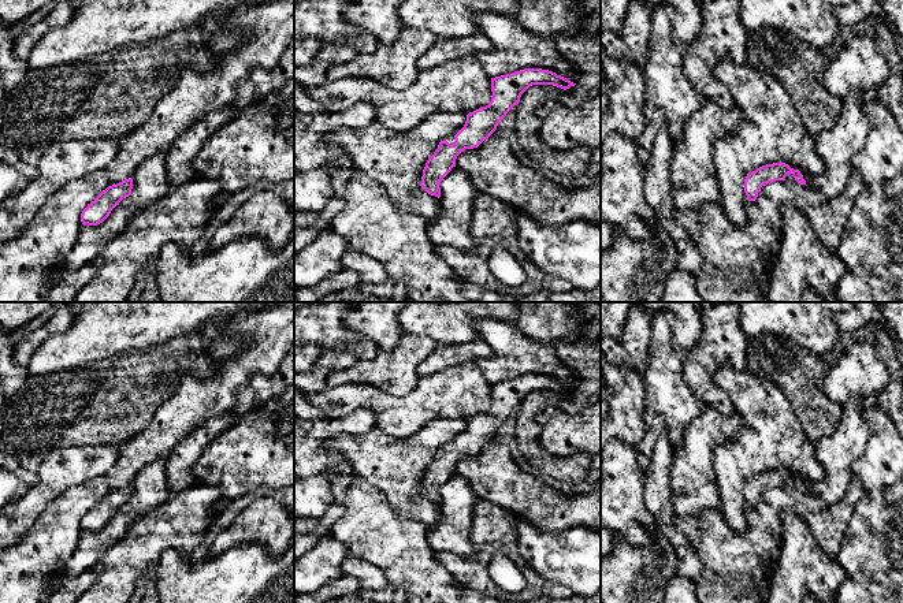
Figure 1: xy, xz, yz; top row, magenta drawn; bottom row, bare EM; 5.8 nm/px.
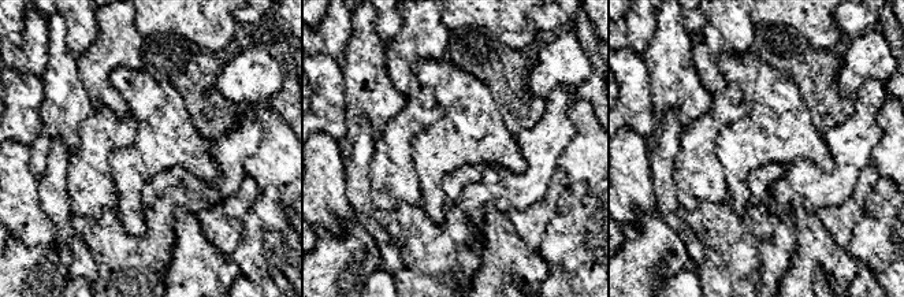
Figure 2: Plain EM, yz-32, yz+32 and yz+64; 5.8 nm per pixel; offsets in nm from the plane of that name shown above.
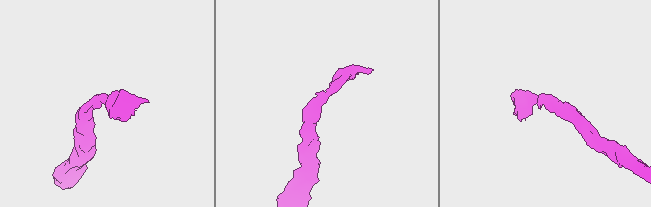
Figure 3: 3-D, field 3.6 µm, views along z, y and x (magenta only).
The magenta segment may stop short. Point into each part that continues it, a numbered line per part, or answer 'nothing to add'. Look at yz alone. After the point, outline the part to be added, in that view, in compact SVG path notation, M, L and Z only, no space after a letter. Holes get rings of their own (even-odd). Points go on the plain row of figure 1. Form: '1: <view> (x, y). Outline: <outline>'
nothing to add

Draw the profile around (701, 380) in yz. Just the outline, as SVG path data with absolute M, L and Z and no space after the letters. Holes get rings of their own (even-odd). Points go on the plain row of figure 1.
M736 304L701 308L703 332L695 347L683 358L684 376L703 407L713 406L724 416L735 412L729 395L717 387L714 373L721 366L746 369L748 338L740 325Z

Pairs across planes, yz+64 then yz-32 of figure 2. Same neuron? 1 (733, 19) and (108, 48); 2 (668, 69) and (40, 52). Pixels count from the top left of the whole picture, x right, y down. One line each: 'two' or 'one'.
1: one
2: two

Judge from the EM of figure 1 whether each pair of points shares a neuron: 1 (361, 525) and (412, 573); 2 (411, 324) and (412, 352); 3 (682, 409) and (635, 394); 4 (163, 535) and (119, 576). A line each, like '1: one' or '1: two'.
1: one
2: two
3: two
4: one

